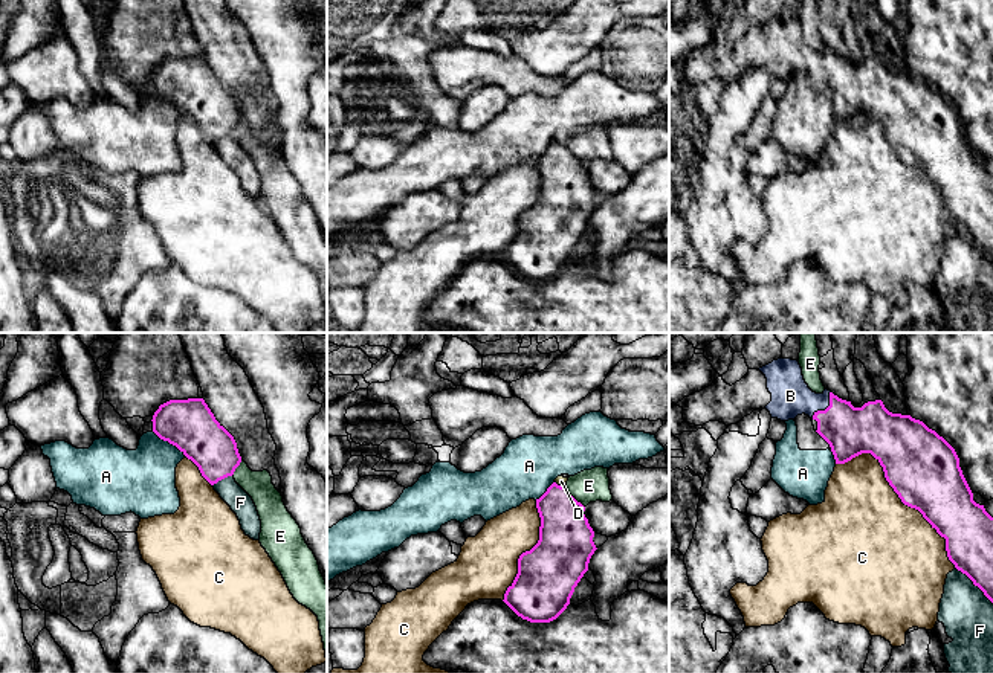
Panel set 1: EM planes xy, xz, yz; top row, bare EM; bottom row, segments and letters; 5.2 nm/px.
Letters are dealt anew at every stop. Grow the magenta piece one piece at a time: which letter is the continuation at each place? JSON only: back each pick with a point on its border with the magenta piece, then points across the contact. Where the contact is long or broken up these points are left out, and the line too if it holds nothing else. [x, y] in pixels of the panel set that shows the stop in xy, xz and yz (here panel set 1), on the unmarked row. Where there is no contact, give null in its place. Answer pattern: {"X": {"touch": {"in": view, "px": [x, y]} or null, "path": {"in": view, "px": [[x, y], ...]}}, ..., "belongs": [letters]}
{"B": {"touch": {"in": "yz", "px": [828, 64]}, "path": {"in": "yz", "px": [[850, 89], [828, 64], [816, 64], [790, 54]]}}, "belongs": ["B"]}

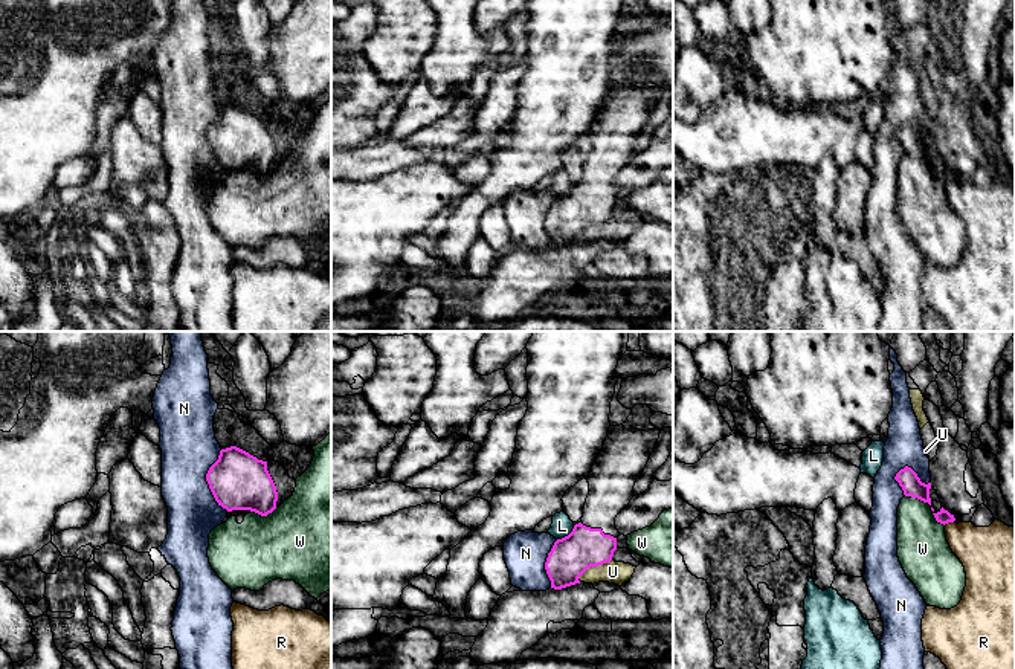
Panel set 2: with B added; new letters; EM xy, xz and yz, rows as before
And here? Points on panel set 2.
{"belongs": []}

